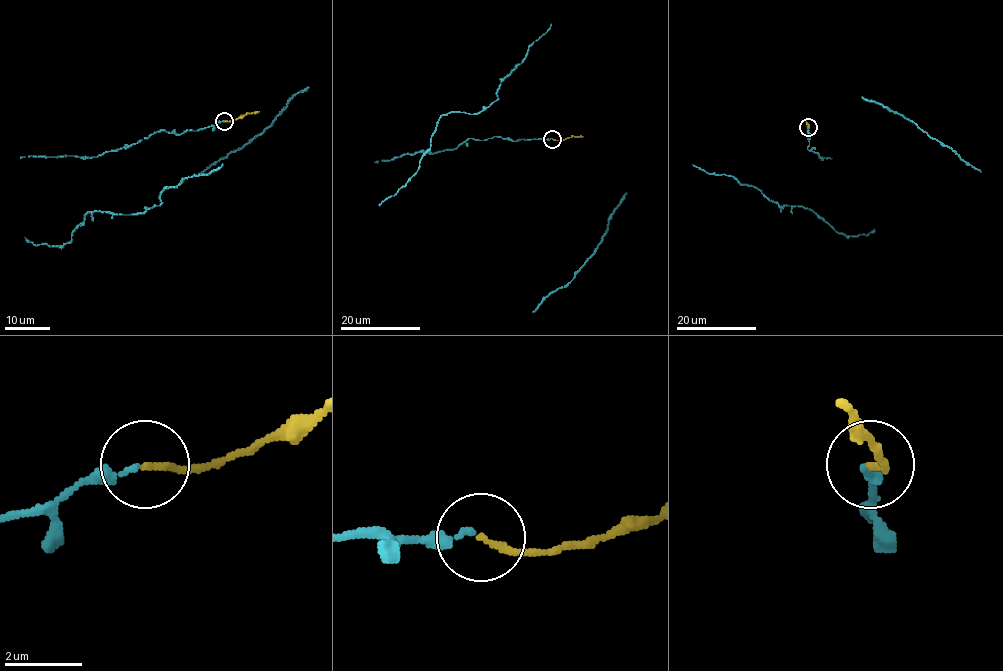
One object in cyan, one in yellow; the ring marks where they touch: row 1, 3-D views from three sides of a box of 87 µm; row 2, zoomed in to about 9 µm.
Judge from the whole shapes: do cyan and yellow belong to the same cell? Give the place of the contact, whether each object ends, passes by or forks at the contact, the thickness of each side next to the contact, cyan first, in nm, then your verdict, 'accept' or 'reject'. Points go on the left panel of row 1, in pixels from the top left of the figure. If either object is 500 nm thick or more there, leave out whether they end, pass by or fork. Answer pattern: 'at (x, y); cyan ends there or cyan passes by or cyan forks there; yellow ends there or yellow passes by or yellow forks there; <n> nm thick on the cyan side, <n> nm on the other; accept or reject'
at (224, 121); cyan ends there; yellow ends there; 160 nm thick on the cyan side, 150 nm on the other; accept

